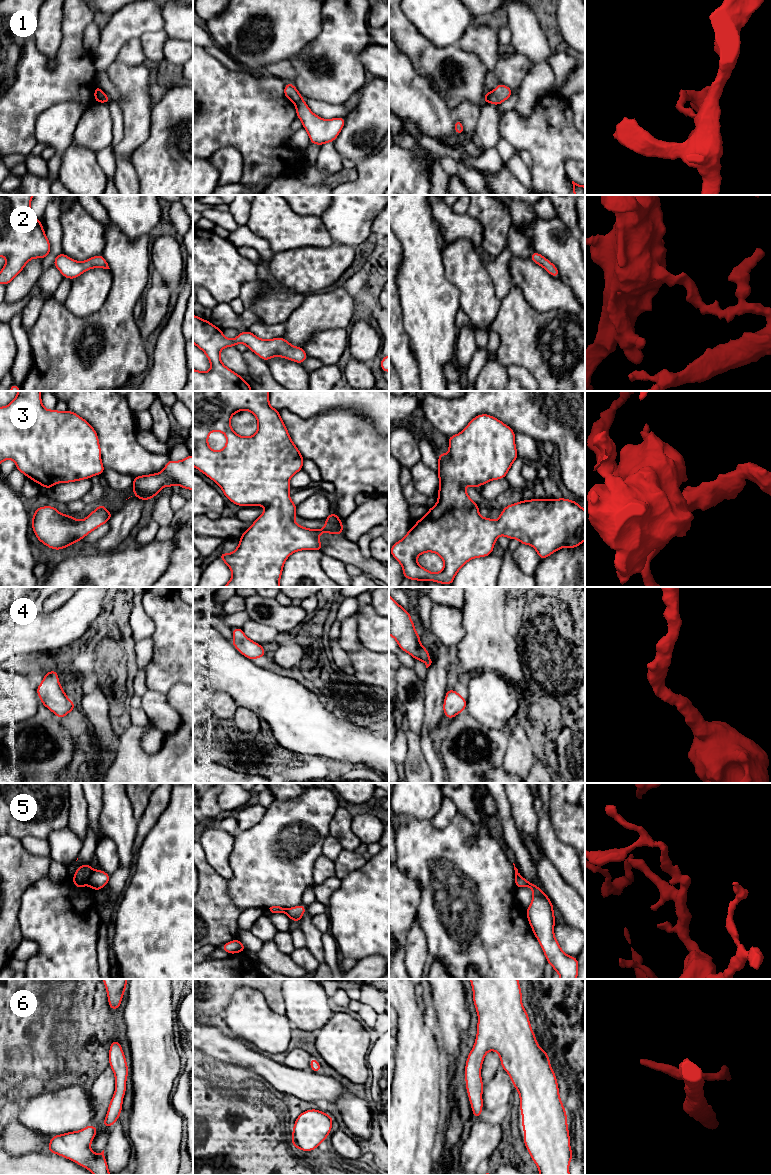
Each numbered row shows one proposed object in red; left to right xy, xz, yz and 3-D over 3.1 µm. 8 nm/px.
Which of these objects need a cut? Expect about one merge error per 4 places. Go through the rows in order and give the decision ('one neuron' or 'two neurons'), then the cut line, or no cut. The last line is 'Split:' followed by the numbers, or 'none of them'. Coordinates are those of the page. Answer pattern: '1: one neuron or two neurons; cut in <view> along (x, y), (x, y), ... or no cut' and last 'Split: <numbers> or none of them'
1: two neurons; cut in yz along (491, 93), (488, 101)
2: one neuron; no cut
3: one neuron; no cut
4: one neuron; no cut
5: two neurons; cut in xy along (94, 870), (87, 883)
6: one neuron; no cut
Split: 1, 5

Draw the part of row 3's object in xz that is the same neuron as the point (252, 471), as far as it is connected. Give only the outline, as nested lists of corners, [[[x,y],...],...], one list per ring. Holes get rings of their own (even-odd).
[[[193,391],[193,466],[218,484],[224,497],[232,503],[245,506],[265,506],[265,511],[253,522],[241,536],[238,548],[231,554],[220,551],[220,557],[232,572],[230,581],[223,587],[280,587],[286,559],[294,552],[301,550],[323,551],[318,537],[322,533],[343,536],[343,522],[335,512],[324,519],[326,525],[322,529],[308,529],[298,525],[294,518],[296,508],[290,498],[290,478],[303,468],[304,458],[291,440],[288,430],[280,417],[280,411],[269,404],[269,391]],[[248,410],[253,413],[258,422],[258,430],[253,436],[242,437],[231,427],[230,419],[233,414]],[[219,431],[226,435],[226,446],[221,451],[213,451],[208,446],[208,435]]]

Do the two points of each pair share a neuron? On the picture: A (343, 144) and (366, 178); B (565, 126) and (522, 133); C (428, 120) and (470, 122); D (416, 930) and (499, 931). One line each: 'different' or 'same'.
A: different
B: same
C: different
D: different

